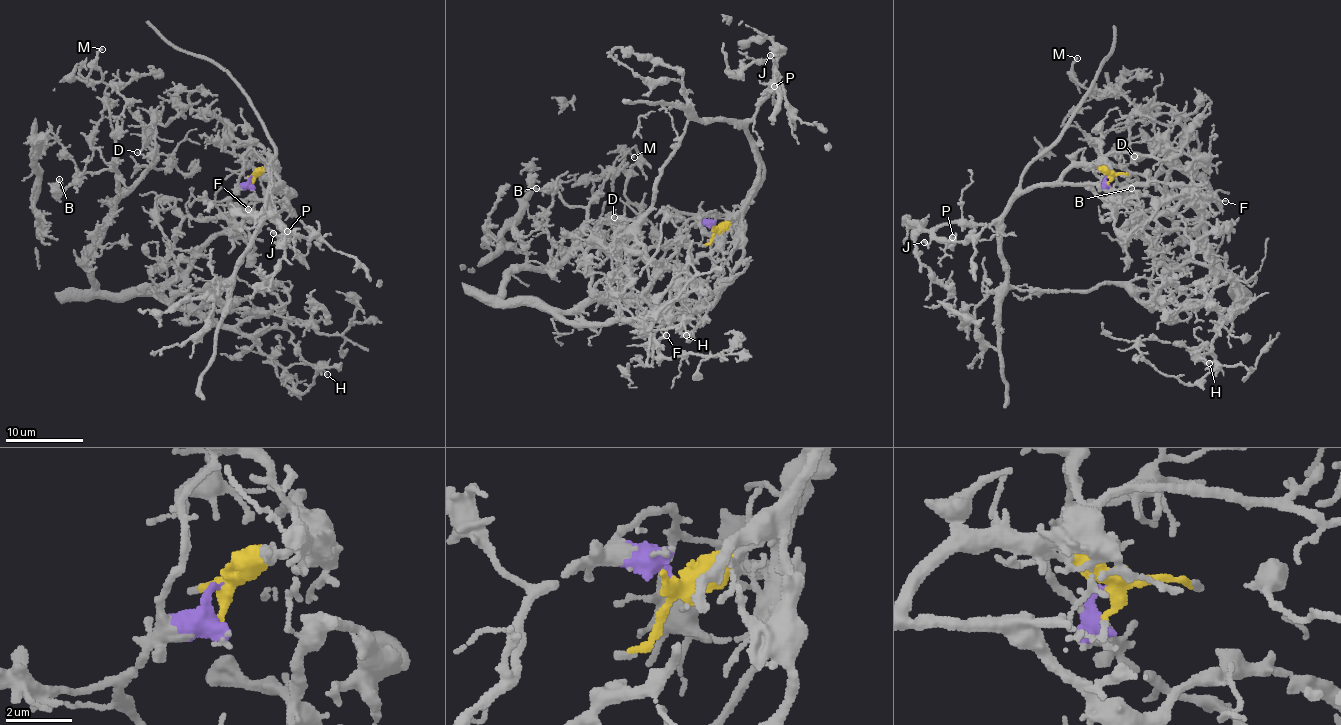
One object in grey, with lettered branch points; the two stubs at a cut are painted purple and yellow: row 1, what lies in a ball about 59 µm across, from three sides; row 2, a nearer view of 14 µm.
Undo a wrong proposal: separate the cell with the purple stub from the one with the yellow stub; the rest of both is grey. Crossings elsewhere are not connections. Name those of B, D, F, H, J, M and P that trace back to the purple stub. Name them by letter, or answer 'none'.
B, D, H, M

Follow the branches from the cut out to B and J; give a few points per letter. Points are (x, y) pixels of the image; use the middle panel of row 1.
B: (714, 230), (682, 233), (637, 295), (567, 311), (504, 302), (511, 272), (547, 271), (585, 219), (537, 189)
J: (714, 230), (729, 224), (754, 186), (758, 158), (749, 123), (759, 99), (771, 81), (775, 69), (769, 54)

